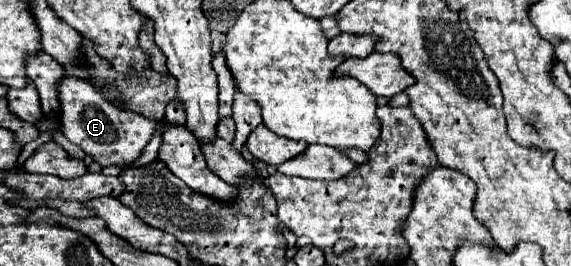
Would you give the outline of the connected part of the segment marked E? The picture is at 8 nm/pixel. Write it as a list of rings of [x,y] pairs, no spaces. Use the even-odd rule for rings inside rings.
[[[63,78],[59,86],[59,98],[61,98],[61,132],[67,140],[81,146],[85,154],[93,156],[95,162],[101,166],[127,166],[135,162],[147,142],[153,138],[157,122],[151,122],[149,118],[143,118],[129,110],[117,110],[117,106],[111,106],[101,92],[97,92],[91,84],[77,80],[77,78]]]

